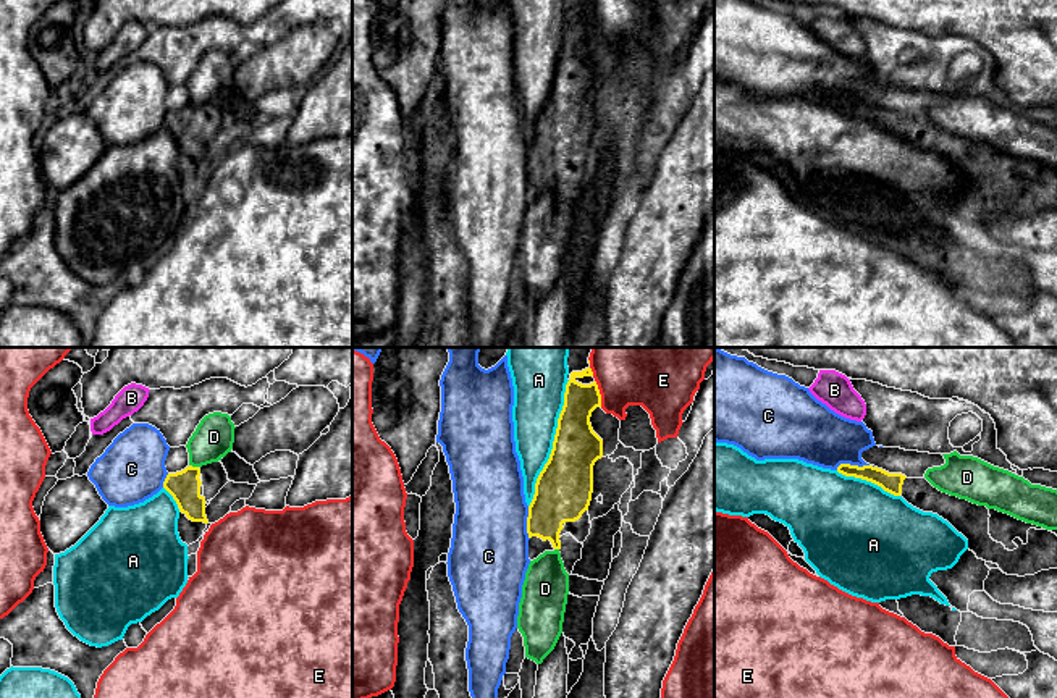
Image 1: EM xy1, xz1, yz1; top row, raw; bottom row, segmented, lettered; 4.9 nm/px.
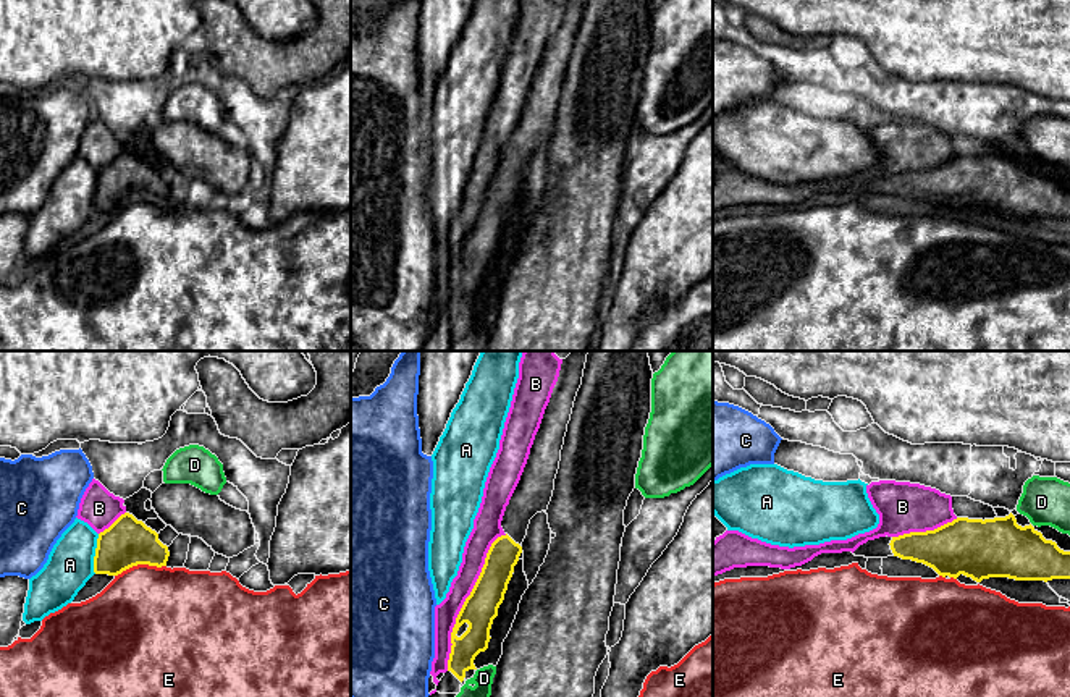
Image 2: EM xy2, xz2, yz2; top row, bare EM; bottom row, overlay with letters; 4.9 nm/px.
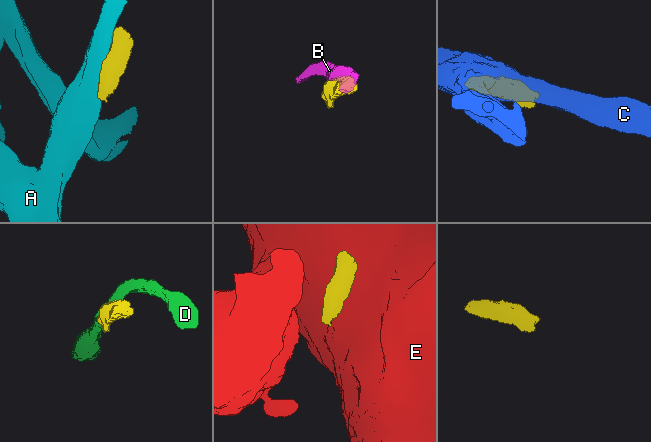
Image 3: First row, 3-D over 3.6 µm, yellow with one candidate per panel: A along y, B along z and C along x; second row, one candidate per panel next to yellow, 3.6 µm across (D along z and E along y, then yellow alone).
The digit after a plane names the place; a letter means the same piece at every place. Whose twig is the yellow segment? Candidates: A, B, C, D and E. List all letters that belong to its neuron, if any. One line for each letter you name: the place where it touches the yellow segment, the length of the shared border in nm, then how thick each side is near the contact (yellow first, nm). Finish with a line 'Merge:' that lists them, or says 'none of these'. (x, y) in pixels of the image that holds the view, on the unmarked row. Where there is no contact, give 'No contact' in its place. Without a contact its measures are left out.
Merge: none of these

